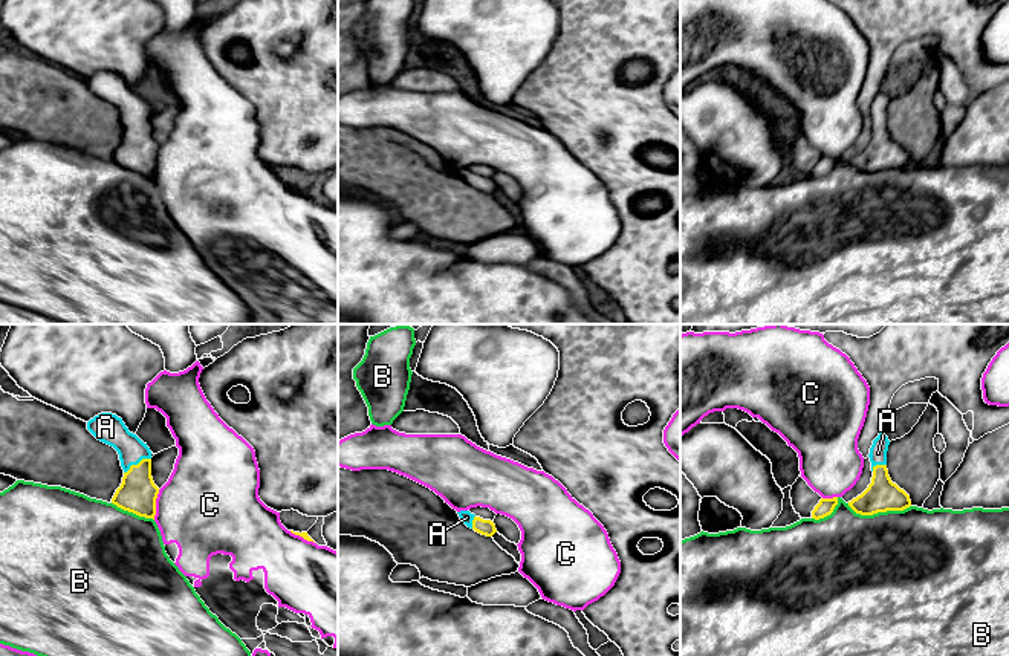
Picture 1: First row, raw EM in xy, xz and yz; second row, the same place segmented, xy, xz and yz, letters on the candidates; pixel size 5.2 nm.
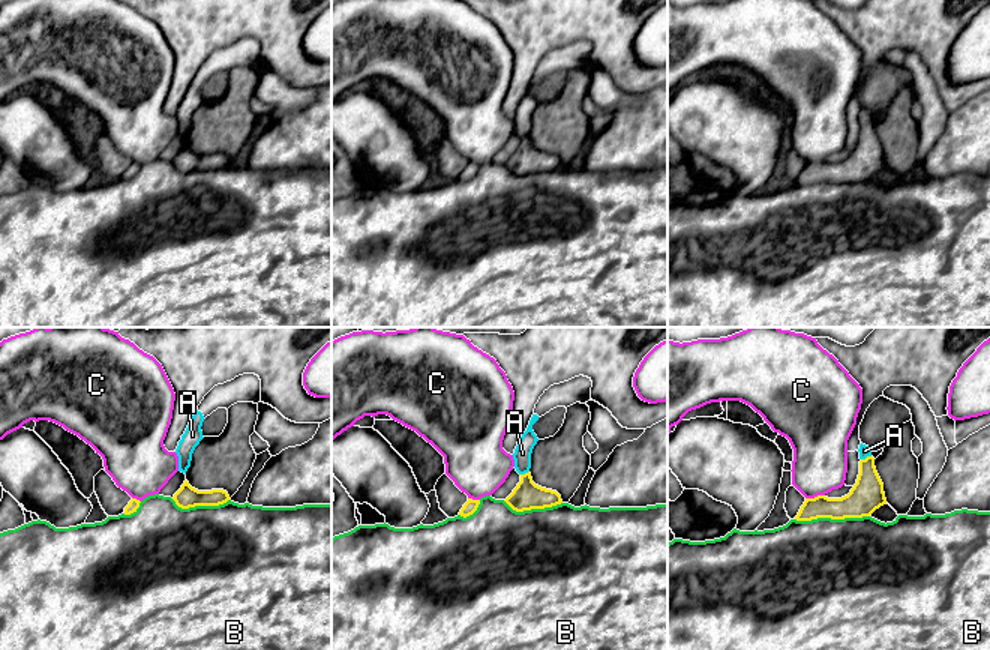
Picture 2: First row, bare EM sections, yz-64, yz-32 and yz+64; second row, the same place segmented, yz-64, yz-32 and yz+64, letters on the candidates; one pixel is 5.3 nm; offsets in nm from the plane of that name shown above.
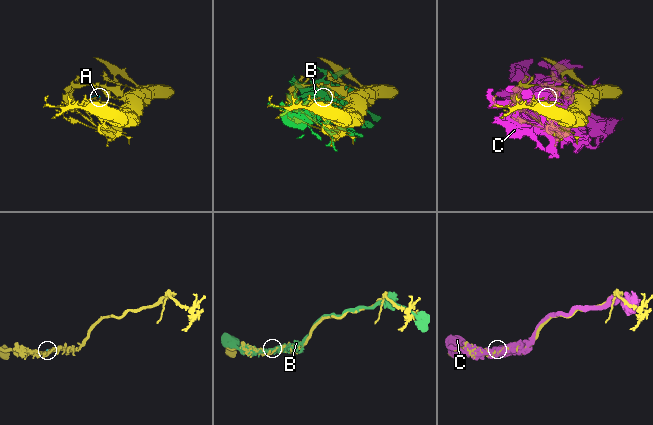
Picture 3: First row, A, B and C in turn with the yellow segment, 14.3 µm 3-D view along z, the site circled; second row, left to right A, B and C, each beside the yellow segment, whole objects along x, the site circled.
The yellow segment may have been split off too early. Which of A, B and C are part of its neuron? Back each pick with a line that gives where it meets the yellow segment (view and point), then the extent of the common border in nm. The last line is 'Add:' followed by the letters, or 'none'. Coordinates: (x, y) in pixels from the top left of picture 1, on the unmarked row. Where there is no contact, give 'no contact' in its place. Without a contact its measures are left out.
A: meets yellow in xy at (138, 121); contact 170 nm long
Add: A

